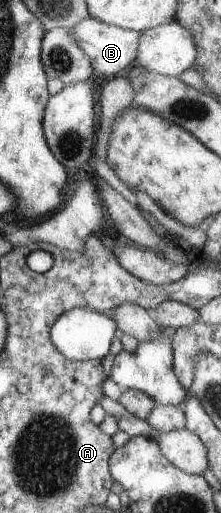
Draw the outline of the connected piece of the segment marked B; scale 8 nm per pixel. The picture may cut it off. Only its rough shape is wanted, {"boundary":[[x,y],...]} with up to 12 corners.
{"boundary":[[85,18],[73,38],[104,81],[136,65],[141,32]]}

